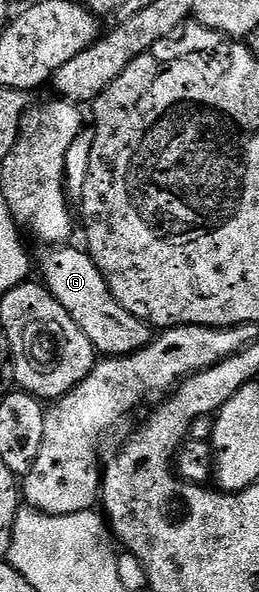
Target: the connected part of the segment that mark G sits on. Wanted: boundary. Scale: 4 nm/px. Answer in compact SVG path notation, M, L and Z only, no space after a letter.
M55 246L43 256L42 283L69 310L69 318L85 330L85 338L93 342L96 353L104 357L128 356L137 350L141 350L153 339L152 325L139 316L129 314L121 302L109 290L107 279L101 274L101 270L95 265L91 253L82 247Z

